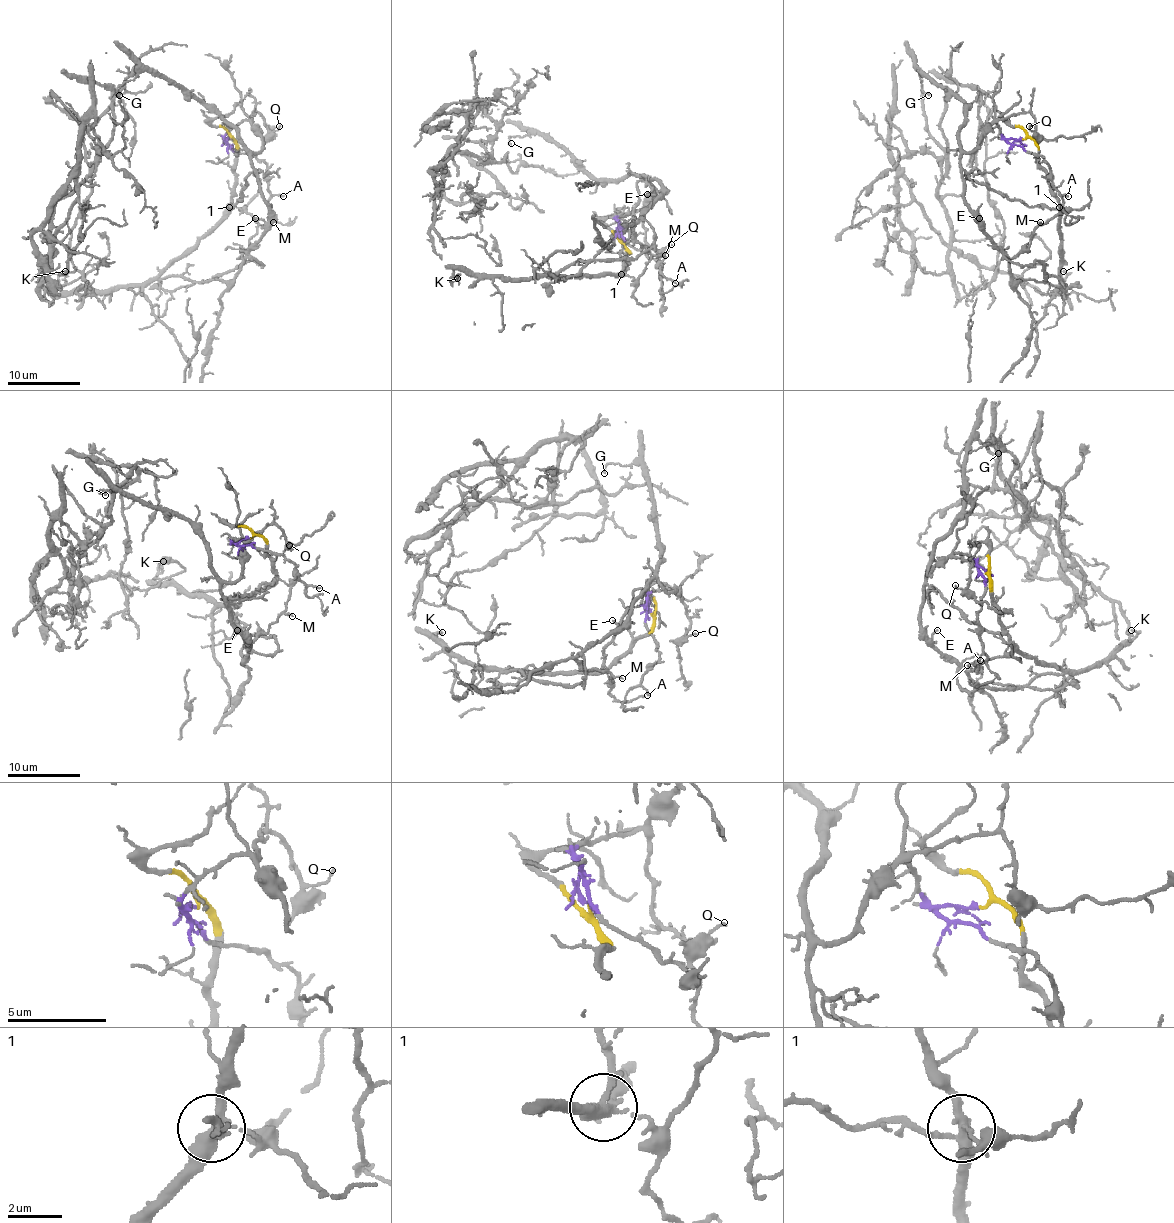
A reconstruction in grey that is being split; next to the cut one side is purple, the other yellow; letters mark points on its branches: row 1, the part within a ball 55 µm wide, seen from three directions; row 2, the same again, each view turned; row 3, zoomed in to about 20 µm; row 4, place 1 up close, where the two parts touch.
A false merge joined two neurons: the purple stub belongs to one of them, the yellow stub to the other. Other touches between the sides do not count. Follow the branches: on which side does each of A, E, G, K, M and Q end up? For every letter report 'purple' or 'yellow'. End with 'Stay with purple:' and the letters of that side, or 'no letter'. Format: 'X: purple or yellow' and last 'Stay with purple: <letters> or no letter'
A: purple
E: purple
G: purple
K: yellow
M: purple
Q: purple
Stay with purple: A, E, G, M, Q

